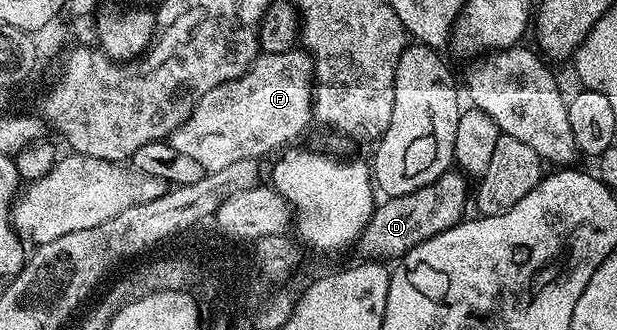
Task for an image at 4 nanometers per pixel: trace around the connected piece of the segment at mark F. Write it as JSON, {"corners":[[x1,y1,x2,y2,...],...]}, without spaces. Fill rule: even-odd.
{"corners":[[305,51,262,52,240,78,208,90,168,143,200,162,206,173,245,159,261,161,269,152,277,153,297,141,294,139,312,124,313,75,314,61]]}

